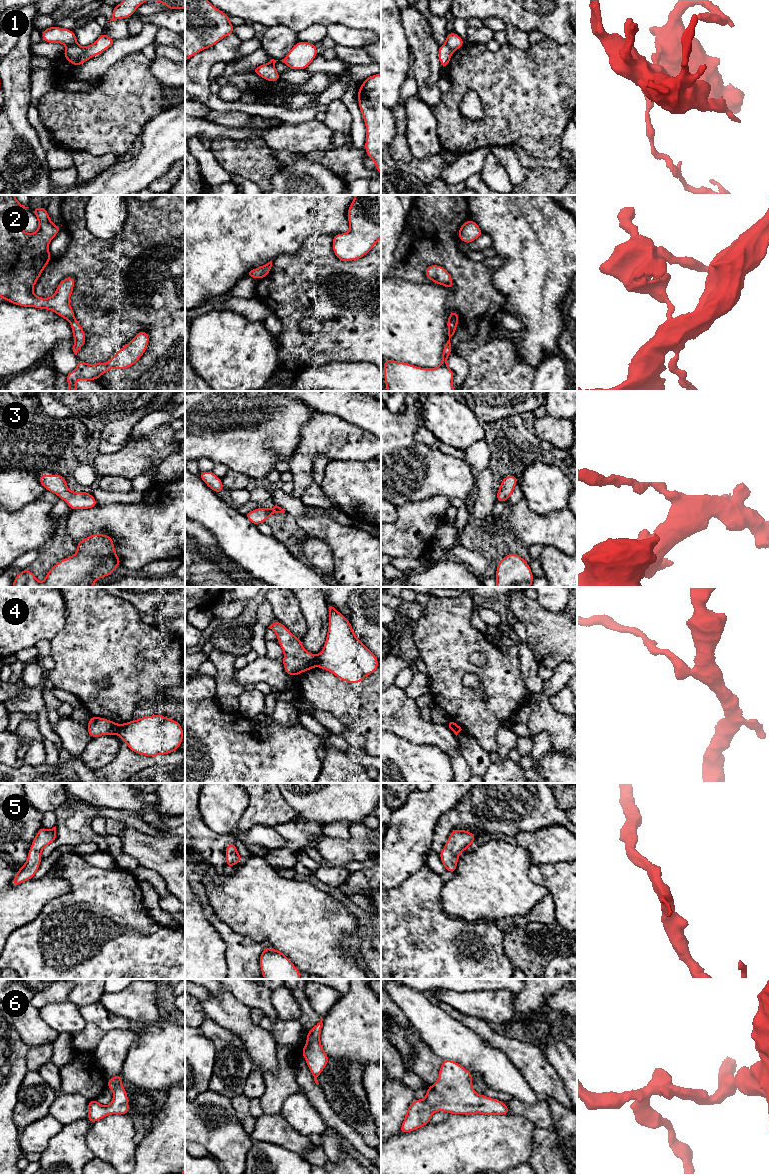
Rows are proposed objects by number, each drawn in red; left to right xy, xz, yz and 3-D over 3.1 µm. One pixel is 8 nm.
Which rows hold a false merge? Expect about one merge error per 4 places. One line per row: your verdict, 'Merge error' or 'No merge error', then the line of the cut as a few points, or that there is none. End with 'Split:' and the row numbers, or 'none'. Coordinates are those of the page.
1: Merge error. Split along xy (76, 43), (66, 47)
2: Merge error. Split along yz (449, 317), (457, 323)
3: No merge error. No split
4: Merge error. Split along xz (316, 656), (315, 665)
5: No merge error. No split
6: No merge error. No split
Split: 1, 2, 4

